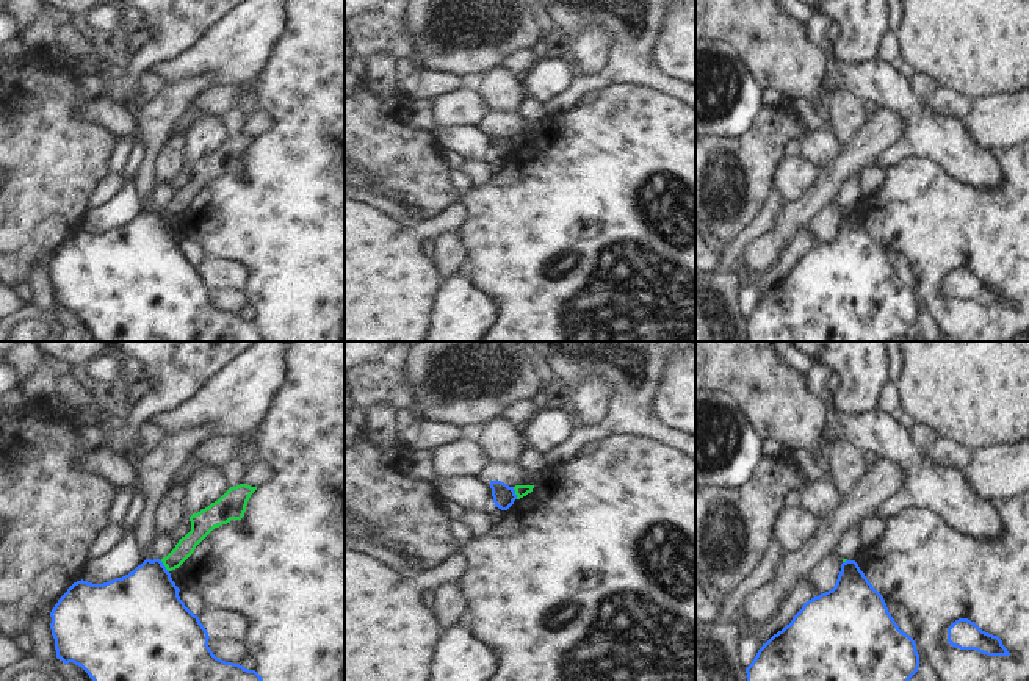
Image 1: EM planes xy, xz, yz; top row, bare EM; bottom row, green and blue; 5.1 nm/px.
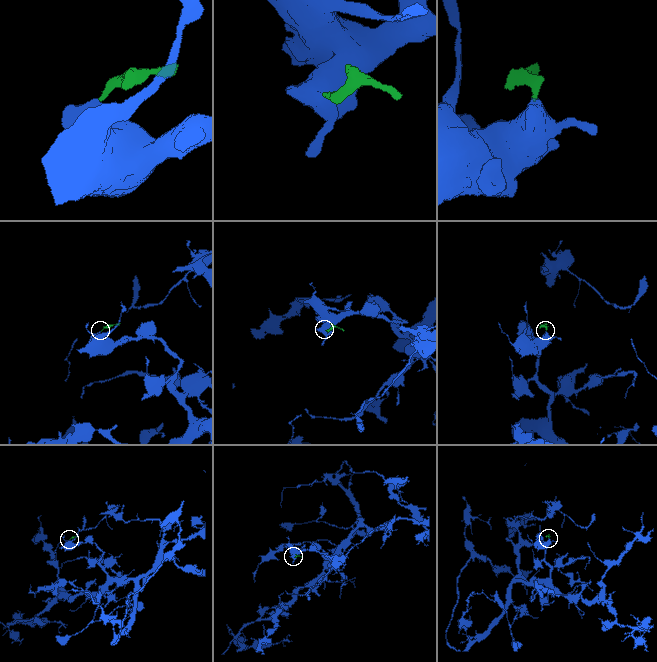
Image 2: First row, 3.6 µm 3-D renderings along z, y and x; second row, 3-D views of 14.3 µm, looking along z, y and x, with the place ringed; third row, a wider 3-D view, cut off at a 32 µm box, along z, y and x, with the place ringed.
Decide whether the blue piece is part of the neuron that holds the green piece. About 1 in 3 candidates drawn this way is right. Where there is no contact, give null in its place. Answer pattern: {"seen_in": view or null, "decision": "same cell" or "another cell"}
{"seen_in": "xz", "decision": "another cell"}

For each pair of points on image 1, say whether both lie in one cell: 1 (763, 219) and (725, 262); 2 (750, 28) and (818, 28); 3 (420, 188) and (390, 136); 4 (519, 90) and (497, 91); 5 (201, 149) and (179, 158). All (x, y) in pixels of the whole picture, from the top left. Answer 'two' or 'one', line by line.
1: one
2: two
3: one
4: one
5: two

